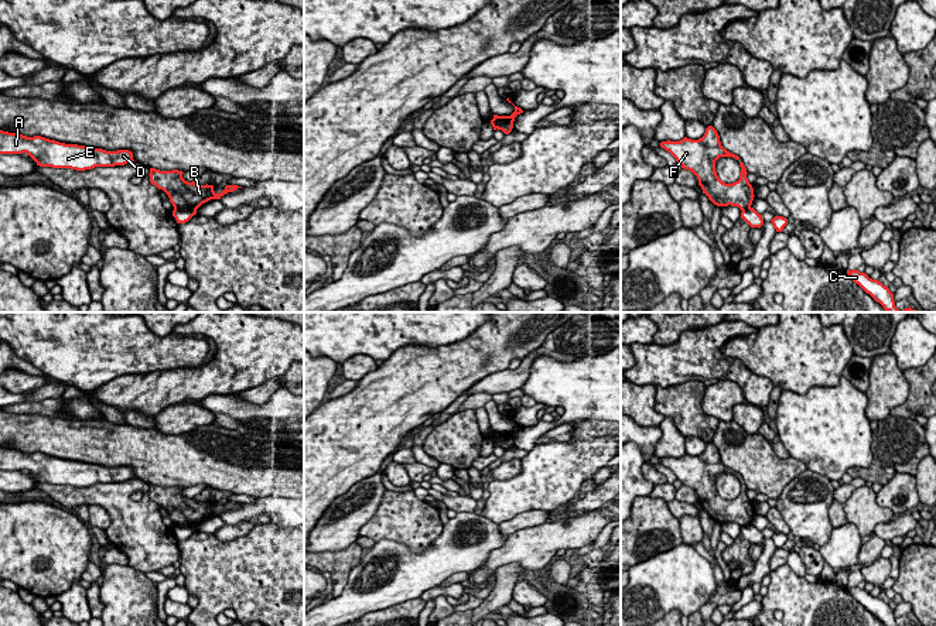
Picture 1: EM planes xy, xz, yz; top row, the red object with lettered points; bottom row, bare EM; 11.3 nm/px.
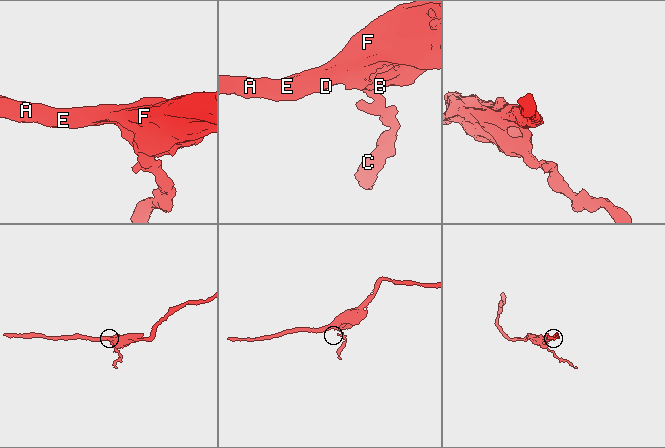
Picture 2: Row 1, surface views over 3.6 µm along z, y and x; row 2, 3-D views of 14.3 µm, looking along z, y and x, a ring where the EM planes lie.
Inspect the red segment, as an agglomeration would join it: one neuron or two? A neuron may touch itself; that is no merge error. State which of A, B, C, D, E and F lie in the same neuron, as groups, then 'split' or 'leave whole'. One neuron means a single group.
A B D E F / C | split

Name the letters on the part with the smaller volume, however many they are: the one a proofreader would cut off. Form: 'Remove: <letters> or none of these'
Remove: C

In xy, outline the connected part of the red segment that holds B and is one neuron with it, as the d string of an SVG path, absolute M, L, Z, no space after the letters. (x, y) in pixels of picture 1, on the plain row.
M150 485L150 499L163 506L172 520L174 526L198 526L211 516L221 516L225 510L233 509L238 502L226 502L221 510L213 507L213 502L197 502L182 495L182 488L160 488Z

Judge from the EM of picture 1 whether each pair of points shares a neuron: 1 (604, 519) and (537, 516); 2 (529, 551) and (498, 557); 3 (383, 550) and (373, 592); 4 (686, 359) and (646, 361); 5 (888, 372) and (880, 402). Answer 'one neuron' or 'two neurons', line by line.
1: one neuron
2: one neuron
3: one neuron
4: one neuron
5: one neuron

